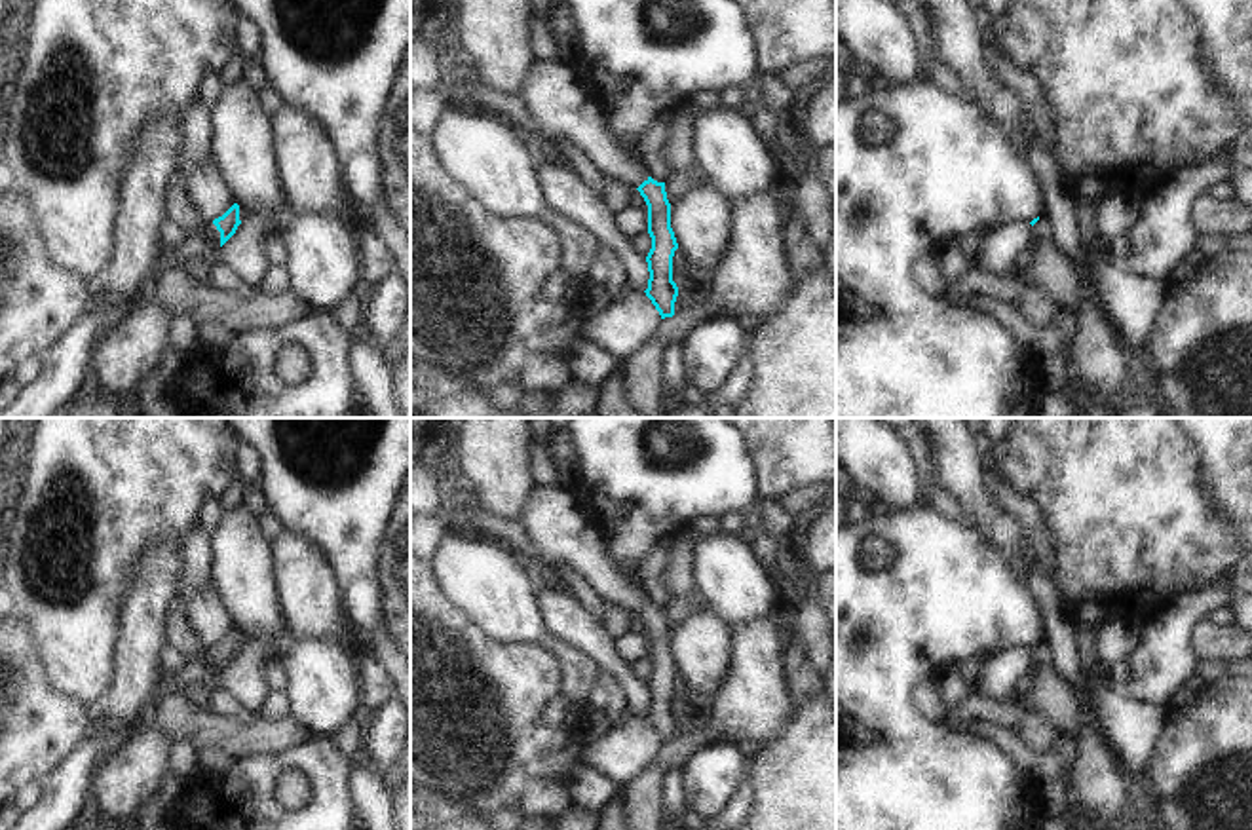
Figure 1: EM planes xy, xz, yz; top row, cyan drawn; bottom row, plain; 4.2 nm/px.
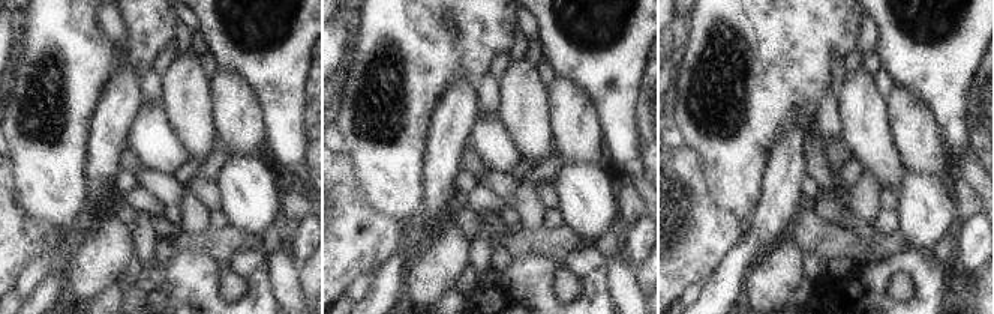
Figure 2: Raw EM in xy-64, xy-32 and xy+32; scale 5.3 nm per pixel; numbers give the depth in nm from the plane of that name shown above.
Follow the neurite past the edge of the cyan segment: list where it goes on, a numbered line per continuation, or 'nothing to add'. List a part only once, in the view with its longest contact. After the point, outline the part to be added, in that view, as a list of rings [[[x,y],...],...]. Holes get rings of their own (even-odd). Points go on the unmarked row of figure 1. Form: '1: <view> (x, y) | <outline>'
1: xy (208, 658) | [[[198,648],[194,655],[184,659],[186,663],[199,663],[203,670],[218,678],[220,674],[220,657],[213,648]]]

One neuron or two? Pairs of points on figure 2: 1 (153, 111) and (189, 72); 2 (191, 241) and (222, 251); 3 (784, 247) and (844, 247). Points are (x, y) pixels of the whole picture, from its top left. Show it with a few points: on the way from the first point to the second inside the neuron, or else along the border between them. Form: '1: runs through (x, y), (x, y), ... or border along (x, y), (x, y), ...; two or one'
1: border along (161, 101), (167, 120), (176, 134); two
2: runs through (198, 241), (212, 241), (215, 244); one
3: border along (789, 233), (801, 251); two

